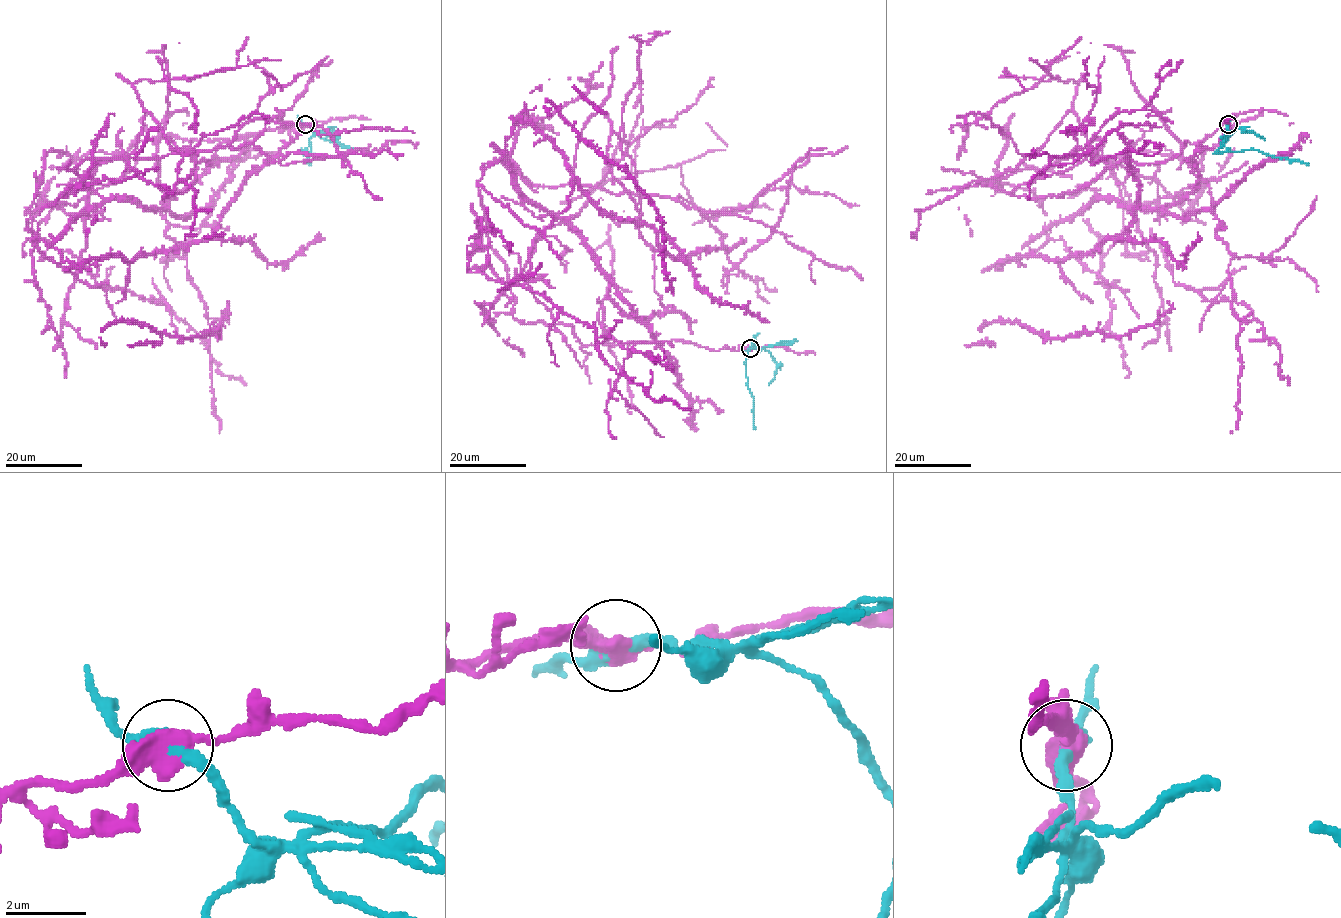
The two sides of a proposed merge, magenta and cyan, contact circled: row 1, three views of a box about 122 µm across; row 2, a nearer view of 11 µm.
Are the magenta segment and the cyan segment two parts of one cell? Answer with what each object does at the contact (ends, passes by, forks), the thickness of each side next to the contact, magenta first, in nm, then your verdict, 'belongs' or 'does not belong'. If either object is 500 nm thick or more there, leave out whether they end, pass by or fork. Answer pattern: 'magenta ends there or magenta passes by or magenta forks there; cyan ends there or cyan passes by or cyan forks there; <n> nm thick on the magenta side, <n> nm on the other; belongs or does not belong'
500 nm thick on the magenta side, 340 nm on the other; does not belong

